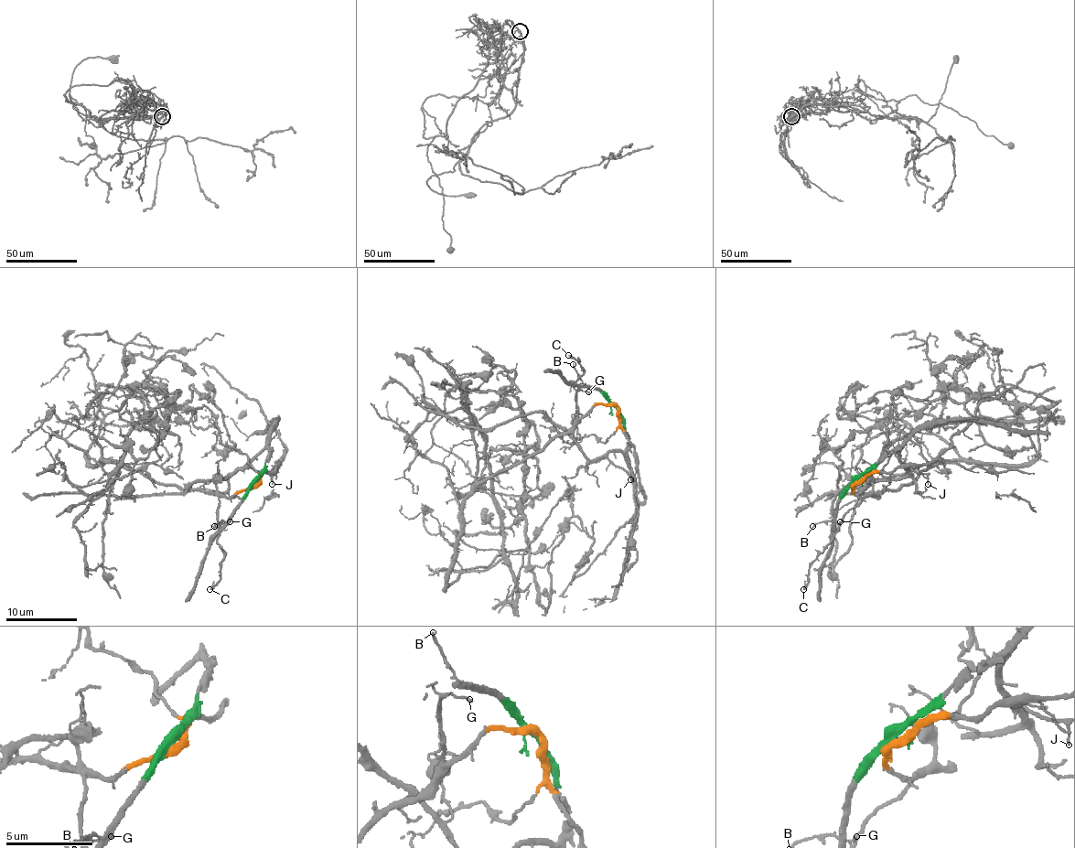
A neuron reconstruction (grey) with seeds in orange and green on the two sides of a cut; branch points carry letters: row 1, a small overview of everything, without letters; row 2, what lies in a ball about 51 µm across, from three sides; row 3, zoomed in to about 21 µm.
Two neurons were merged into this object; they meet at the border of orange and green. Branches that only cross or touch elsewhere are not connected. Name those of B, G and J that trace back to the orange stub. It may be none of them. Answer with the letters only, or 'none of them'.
G

